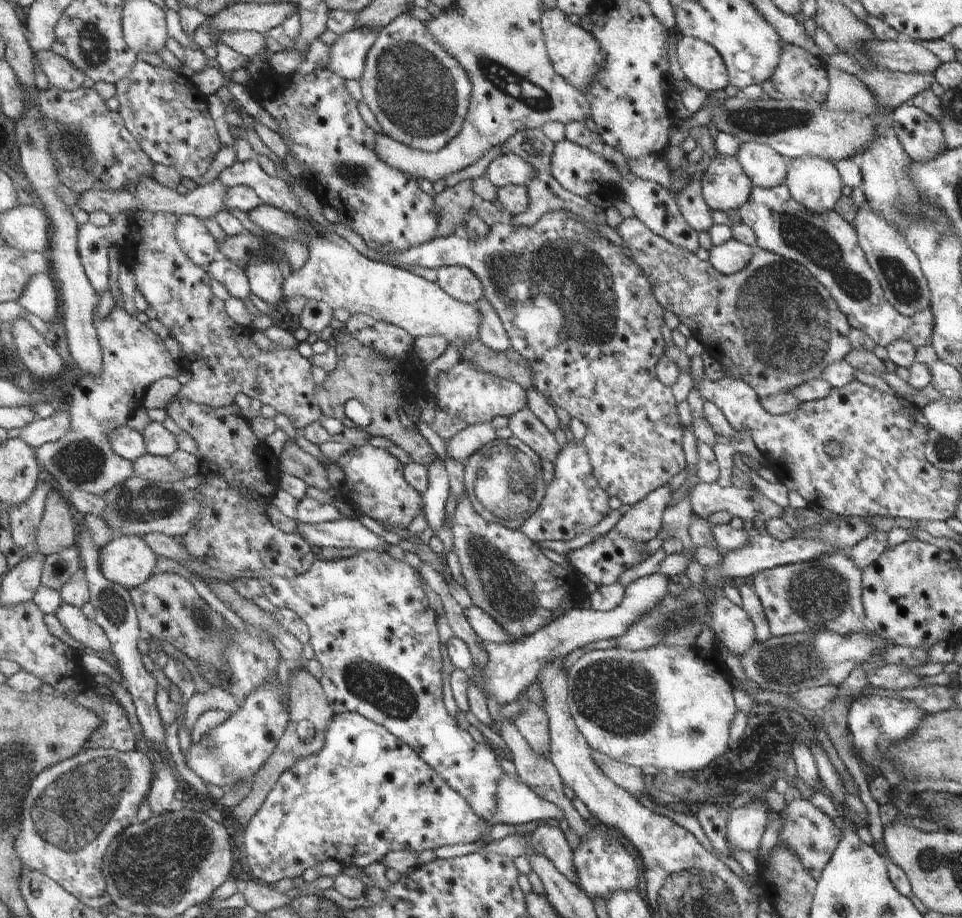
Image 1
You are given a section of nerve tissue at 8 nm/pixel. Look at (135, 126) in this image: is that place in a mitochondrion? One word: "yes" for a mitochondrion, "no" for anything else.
no

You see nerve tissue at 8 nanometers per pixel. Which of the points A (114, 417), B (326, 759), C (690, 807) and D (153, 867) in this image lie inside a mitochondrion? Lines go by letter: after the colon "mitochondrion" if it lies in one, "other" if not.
A: other
B: other
C: other
D: mitochondrion

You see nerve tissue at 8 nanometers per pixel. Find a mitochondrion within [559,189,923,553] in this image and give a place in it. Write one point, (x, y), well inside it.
(787, 326)

